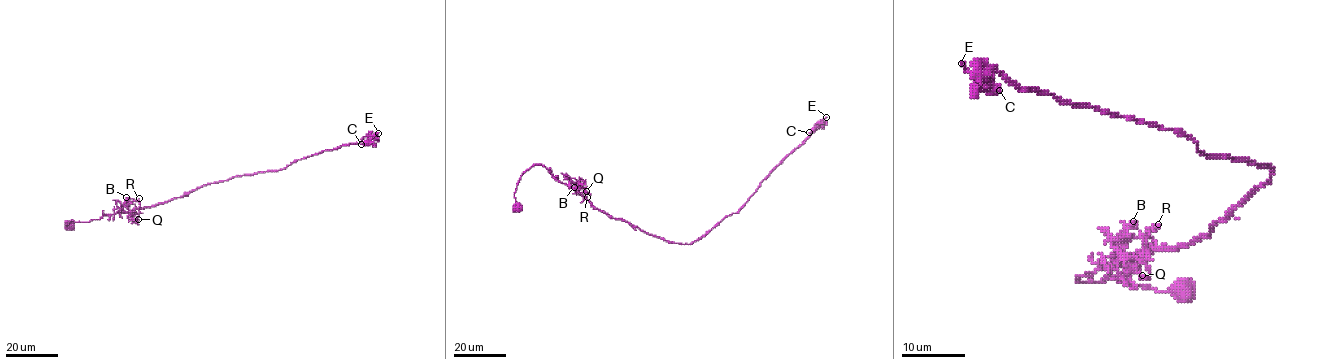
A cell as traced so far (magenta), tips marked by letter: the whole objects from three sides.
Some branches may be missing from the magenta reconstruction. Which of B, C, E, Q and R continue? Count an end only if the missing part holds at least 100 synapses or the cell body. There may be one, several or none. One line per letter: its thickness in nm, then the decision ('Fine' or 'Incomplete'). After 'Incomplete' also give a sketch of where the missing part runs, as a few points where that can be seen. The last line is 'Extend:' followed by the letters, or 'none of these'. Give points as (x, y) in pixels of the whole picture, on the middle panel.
B: Thickness 170 nm. Fine
C: Thickness 240 nm. Fine
E: Thickness 200 nm. Fine
Q: Thickness 170 nm. Fine
R: Thickness 140 nm. Fine
Extend: none of these

